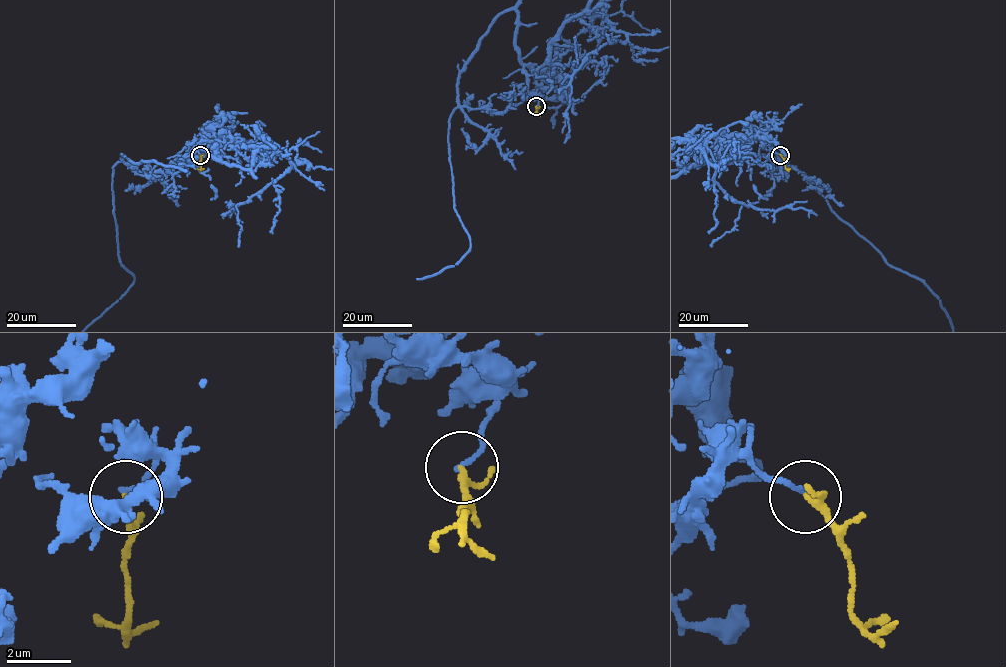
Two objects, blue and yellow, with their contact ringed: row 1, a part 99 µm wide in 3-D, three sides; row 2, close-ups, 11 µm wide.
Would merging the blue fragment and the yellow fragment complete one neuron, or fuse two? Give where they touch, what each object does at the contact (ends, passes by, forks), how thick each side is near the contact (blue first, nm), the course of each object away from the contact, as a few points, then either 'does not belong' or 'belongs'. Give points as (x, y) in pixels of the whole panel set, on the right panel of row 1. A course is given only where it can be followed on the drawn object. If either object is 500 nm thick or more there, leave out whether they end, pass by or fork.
at (780, 155); blue ends there; yellow passes by; 150 nm thick on the blue side, 180 nm on the other; blue runs (779, 154), (750, 164), (739, 150), (766, 140), (782, 176), (780, 162), (795, 167), (918, 277); yellow runs (780, 155), (785, 167), (790, 168); does not belong

